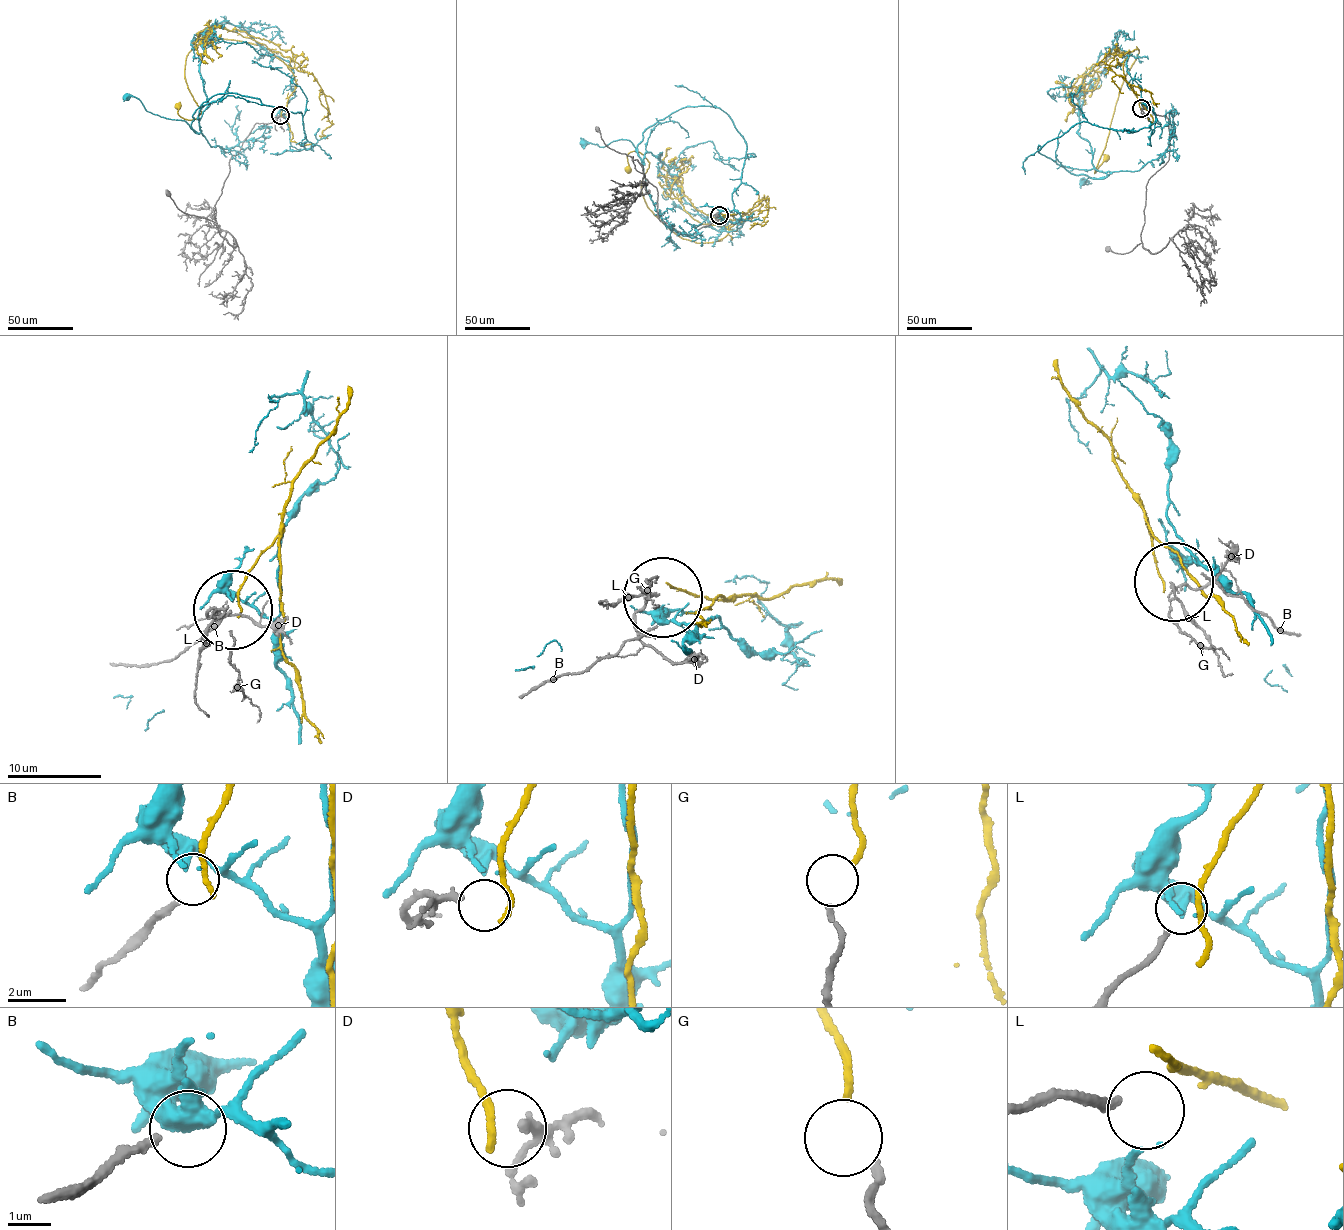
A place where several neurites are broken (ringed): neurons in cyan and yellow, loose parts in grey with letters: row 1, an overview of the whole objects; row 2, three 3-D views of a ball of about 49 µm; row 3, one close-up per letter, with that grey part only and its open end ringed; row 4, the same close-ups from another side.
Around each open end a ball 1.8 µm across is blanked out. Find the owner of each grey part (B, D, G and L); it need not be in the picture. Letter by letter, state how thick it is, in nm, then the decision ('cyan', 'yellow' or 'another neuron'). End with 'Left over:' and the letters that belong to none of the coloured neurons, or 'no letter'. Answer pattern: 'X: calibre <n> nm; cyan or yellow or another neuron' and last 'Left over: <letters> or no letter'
B: calibre 200 nm; another neuron
D: calibre 160 nm; another neuron
G: calibre 190 nm; yellow
L: calibre 200 nm; another neuron
Left over: B, D, L

